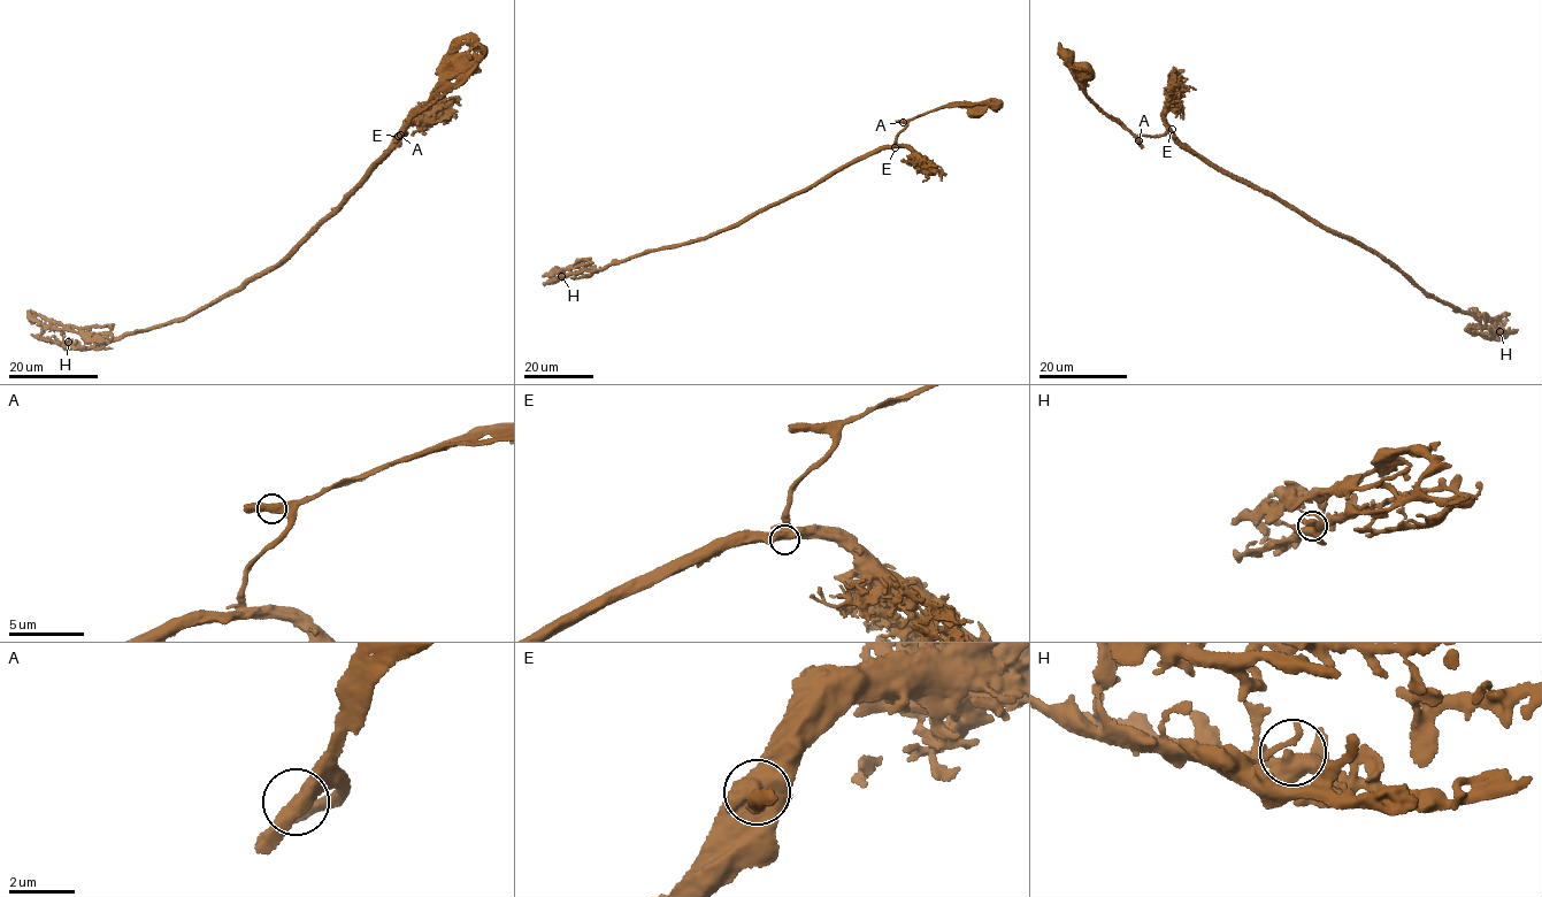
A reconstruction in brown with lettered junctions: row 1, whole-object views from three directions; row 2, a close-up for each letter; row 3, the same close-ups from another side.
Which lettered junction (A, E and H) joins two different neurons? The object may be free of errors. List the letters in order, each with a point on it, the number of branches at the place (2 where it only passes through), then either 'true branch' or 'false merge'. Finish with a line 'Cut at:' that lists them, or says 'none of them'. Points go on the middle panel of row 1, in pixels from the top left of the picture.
A: place (903, 122); branches 2; true branch
E: place (895, 147); branches 3; true branch
H: place (561, 276); branches 5; true branch
Cut at: none of them

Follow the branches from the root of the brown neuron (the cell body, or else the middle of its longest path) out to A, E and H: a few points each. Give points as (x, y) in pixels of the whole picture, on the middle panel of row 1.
A: (975, 114), (952, 102), (903, 121)
E: (975, 114), (952, 102), (920, 114), (898, 132), (895, 147)
H: (975, 114), (952, 102), (920, 114), (907, 122), (892, 145), (844, 165), (736, 223), (561, 276)

